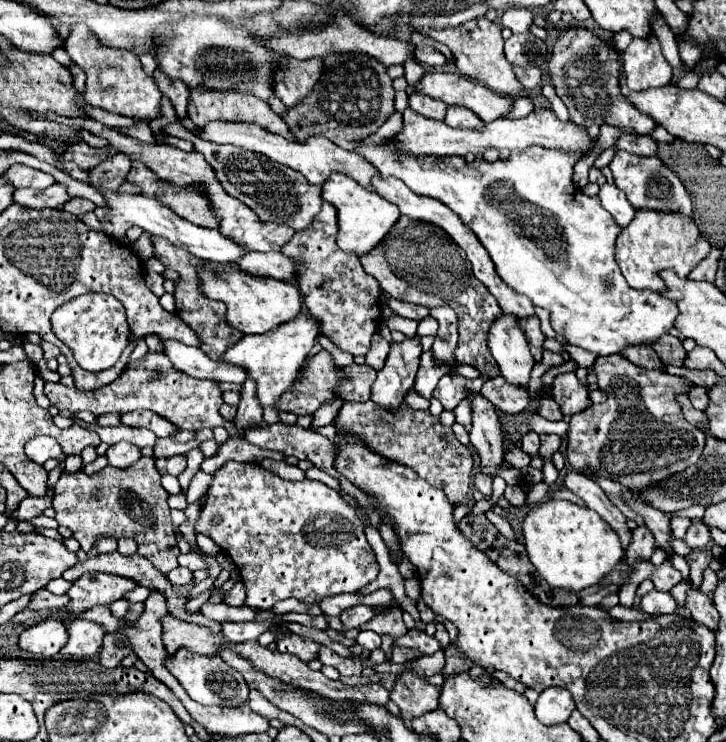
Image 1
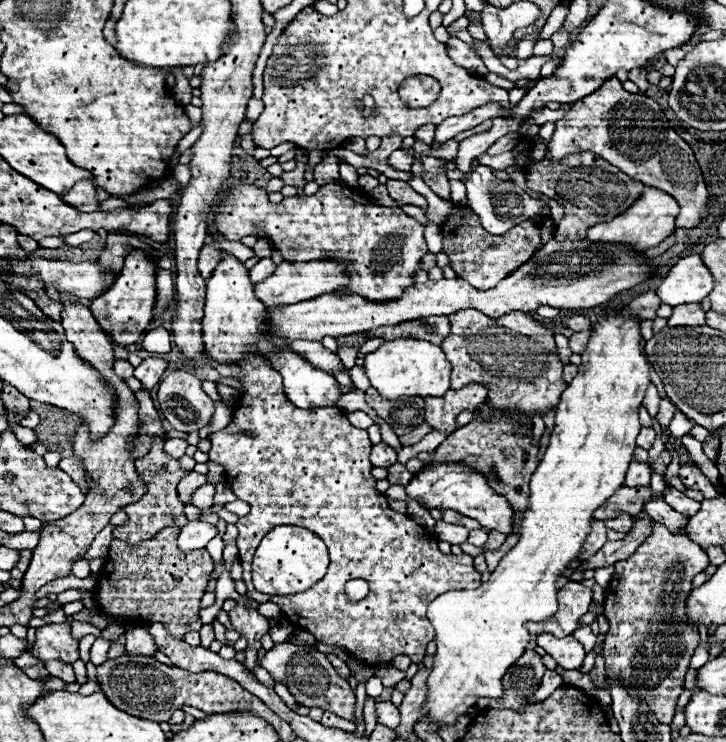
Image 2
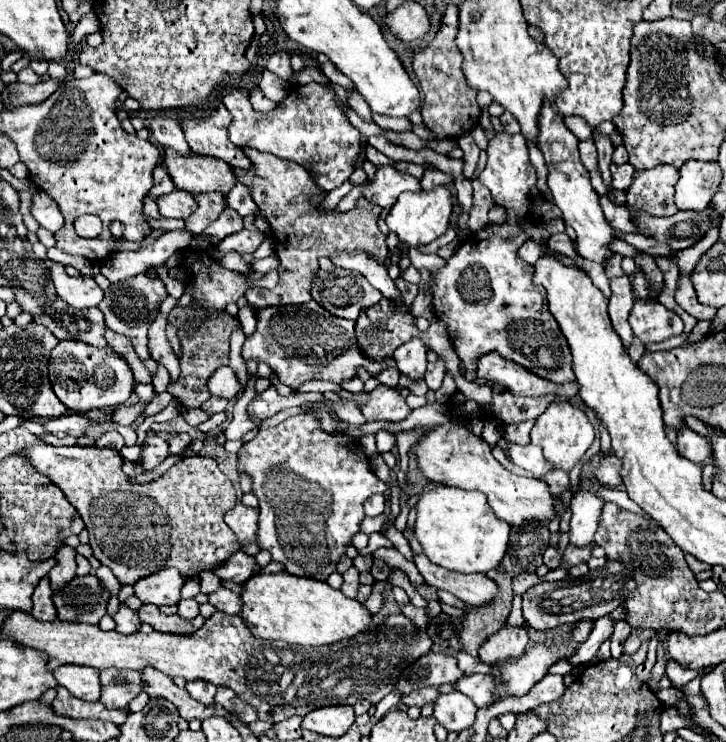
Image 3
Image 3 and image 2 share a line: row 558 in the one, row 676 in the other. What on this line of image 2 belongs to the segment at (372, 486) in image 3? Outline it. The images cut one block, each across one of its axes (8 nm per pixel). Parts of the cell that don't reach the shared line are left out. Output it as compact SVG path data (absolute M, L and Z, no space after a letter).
M276 644L266 656L258 662L262 668L266 668L272 678L282 680L290 692L294 694L296 702L306 708L322 708L324 712L332 712L340 718L354 720L354 702L356 696L352 694L352 688L346 680L342 680L328 658L318 652L312 646L294 646L294 644Z

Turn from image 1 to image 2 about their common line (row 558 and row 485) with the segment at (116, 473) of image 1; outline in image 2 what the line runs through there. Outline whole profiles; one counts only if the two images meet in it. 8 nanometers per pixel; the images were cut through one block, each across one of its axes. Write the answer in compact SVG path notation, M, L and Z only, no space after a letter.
M160 438L154 440L150 452L144 458L138 458L134 462L138 474L148 484L148 492L142 496L142 500L138 500L126 508L130 522L126 526L120 526L114 530L114 538L118 538L118 540L124 540L128 544L138 544L142 540L150 540L160 528L166 528L166 526L182 528L188 522L184 516L184 504L178 502L178 492L176 492L176 486L186 476L186 472L180 470L178 460L172 460L164 454L162 446L164 446L164 442Z

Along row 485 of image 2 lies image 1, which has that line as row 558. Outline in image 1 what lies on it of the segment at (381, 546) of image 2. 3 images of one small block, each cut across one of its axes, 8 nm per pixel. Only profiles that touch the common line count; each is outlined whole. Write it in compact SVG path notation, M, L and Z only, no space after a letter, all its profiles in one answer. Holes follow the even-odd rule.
M230 460L214 474L214 482L206 494L194 530L196 534L210 536L234 562L246 584L246 606L250 608L272 608L286 598L318 604L328 596L358 592L378 576L378 562L364 536L364 526L336 490L316 480L282 480L256 462ZM212 516L220 516L222 522L216 526L210 524Z

